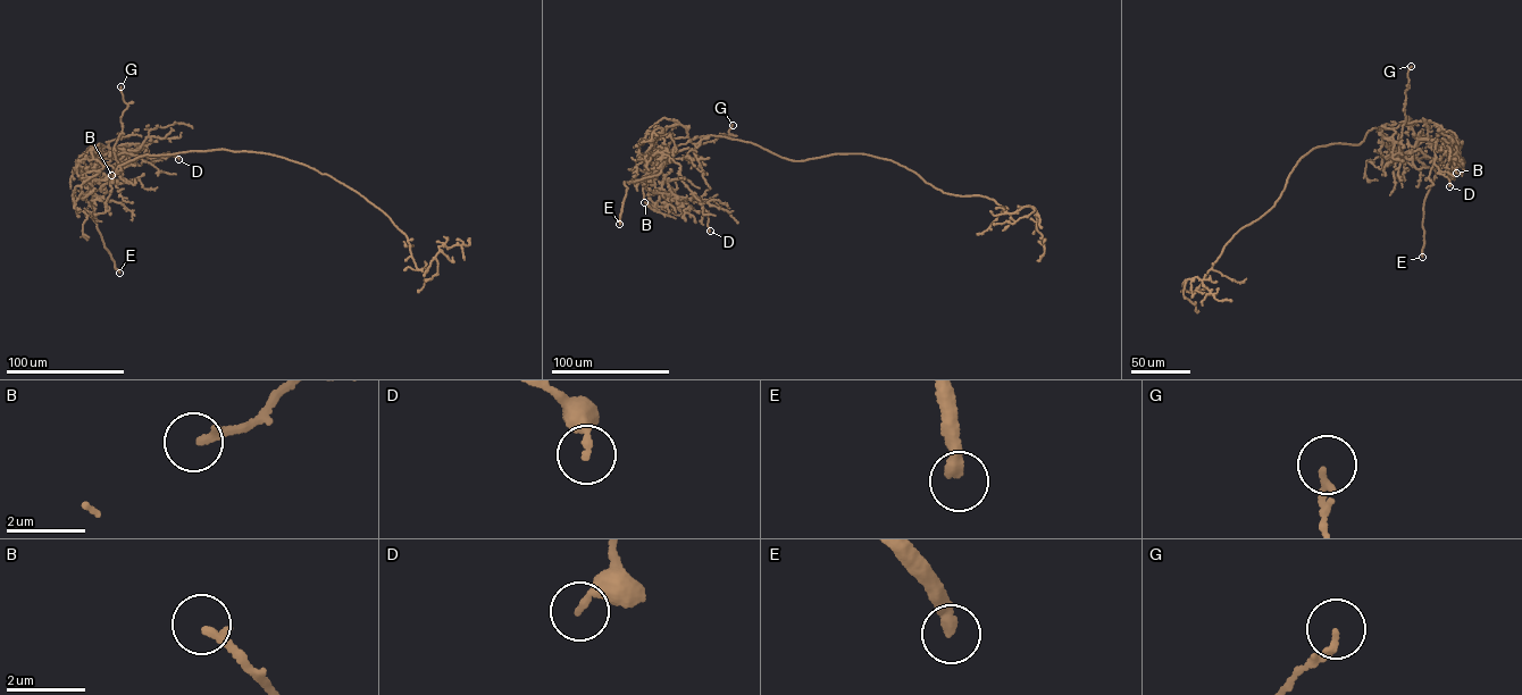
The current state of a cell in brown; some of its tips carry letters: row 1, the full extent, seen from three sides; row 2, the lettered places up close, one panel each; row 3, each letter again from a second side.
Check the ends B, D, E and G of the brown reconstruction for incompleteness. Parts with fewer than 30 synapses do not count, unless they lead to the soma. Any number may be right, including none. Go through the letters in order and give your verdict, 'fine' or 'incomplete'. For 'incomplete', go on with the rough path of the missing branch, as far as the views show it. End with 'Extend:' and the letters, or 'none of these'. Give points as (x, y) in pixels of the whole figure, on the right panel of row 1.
B: fine
D: fine
E: incomplete | (1422, 257), (1415, 274)
G: fine
Extend: E

